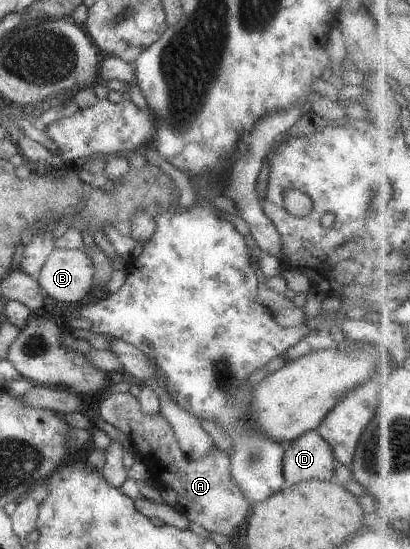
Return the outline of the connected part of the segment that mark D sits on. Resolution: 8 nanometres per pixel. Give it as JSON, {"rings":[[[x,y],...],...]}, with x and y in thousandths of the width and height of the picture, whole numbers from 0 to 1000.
{"rings":[[[768,783],[705,803],[685,838],[693,885],[732,876],[812,874],[815,829],[805,811]]]}

